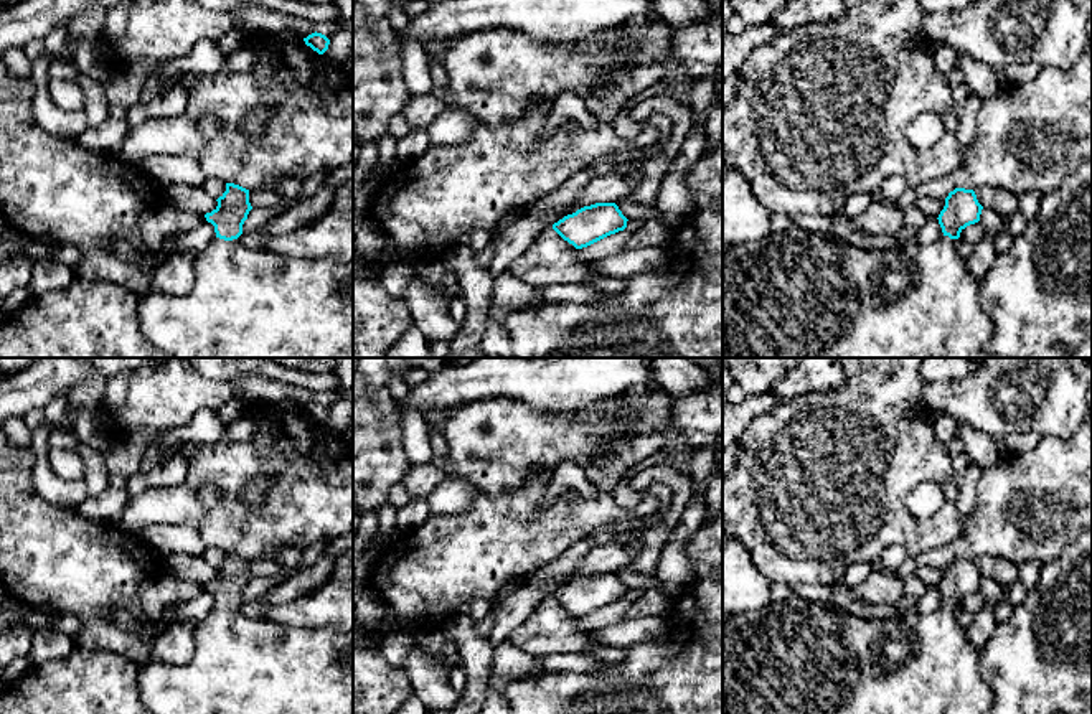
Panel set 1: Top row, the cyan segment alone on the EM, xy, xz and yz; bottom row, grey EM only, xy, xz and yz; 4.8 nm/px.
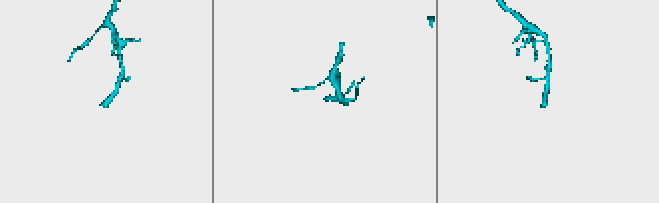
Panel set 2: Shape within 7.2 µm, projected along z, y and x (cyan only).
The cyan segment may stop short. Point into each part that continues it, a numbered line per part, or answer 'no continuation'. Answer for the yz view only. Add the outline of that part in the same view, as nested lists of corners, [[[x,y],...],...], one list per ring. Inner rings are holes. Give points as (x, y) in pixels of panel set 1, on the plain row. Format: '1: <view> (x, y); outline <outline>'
1: yz (797, 657); outline [[[792,594],[785,602],[770,602],[760,610],[727,615],[723,620],[723,714],[988,714],[993,691],[981,678],[978,650],[960,627],[957,612],[948,605],[930,613],[915,608],[896,618],[864,618],[836,607]]]

